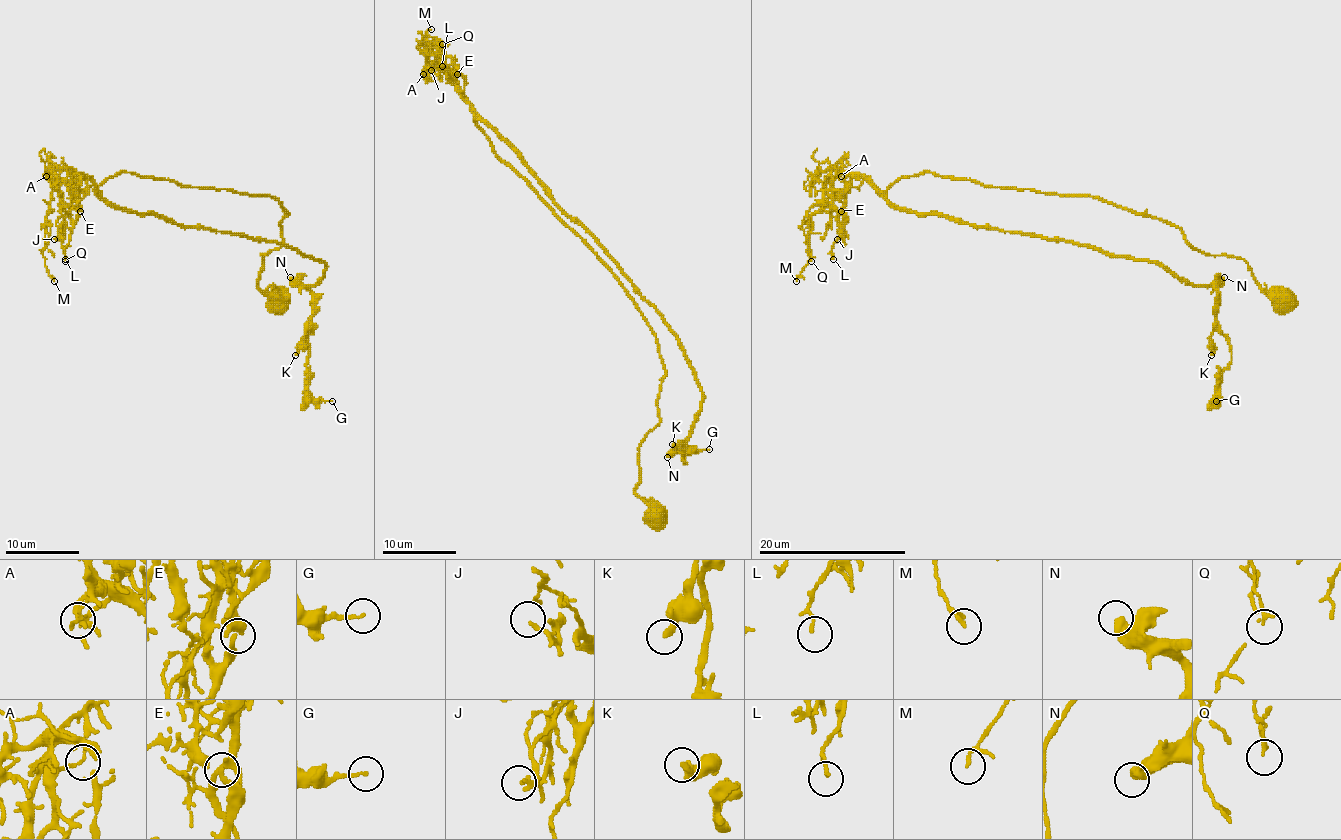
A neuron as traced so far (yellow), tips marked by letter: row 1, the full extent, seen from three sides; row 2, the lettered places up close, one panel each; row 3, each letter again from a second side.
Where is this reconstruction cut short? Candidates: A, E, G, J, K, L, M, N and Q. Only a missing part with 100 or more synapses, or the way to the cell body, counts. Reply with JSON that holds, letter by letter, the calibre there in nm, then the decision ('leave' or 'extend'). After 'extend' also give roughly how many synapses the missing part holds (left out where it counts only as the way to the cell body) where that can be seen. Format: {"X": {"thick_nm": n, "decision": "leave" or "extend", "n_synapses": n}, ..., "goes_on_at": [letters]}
{"A": {"thick_nm": 110, "decision": "leave"}, "E": {"thick_nm": 220, "decision": "leave"}, "G": {"thick_nm": 130, "decision": "leave"}, "J": {"thick_nm": 120, "decision": "leave"}, "K": {"thick_nm": 320, "decision": "leave"}, "L": {"thick_nm": 120, "decision": "leave"}, "M": {"thick_nm": 130, "decision": "leave"}, "N": {"thick_nm": 500, "decision": "leave"}, "Q": {"thick_nm": 140, "decision": "leave"}, "goes_on_at": []}

